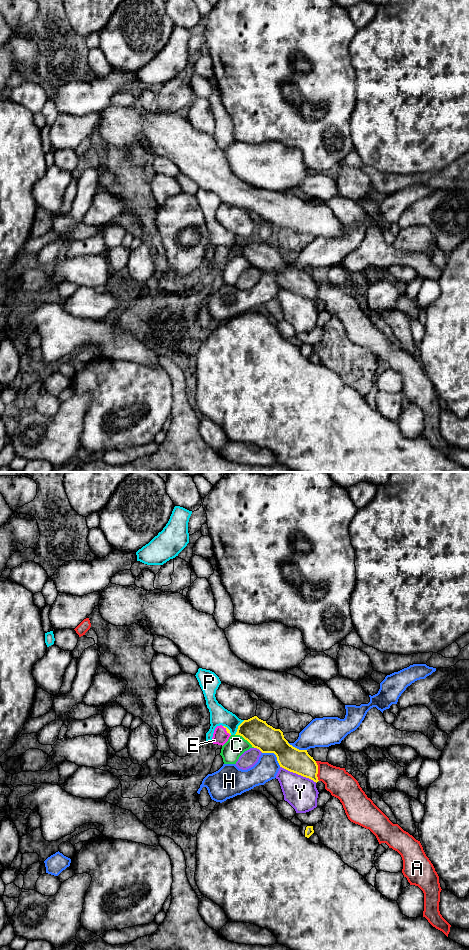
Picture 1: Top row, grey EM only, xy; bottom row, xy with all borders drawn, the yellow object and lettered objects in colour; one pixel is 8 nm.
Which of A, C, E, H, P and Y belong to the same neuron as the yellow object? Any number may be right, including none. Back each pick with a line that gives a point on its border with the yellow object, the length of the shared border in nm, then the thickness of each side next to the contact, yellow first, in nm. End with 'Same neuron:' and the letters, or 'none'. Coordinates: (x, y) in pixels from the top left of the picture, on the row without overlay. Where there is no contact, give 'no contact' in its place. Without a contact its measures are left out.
E: xy (226, 250) | 100 nm | 30/130 nm
Same neuron: E

